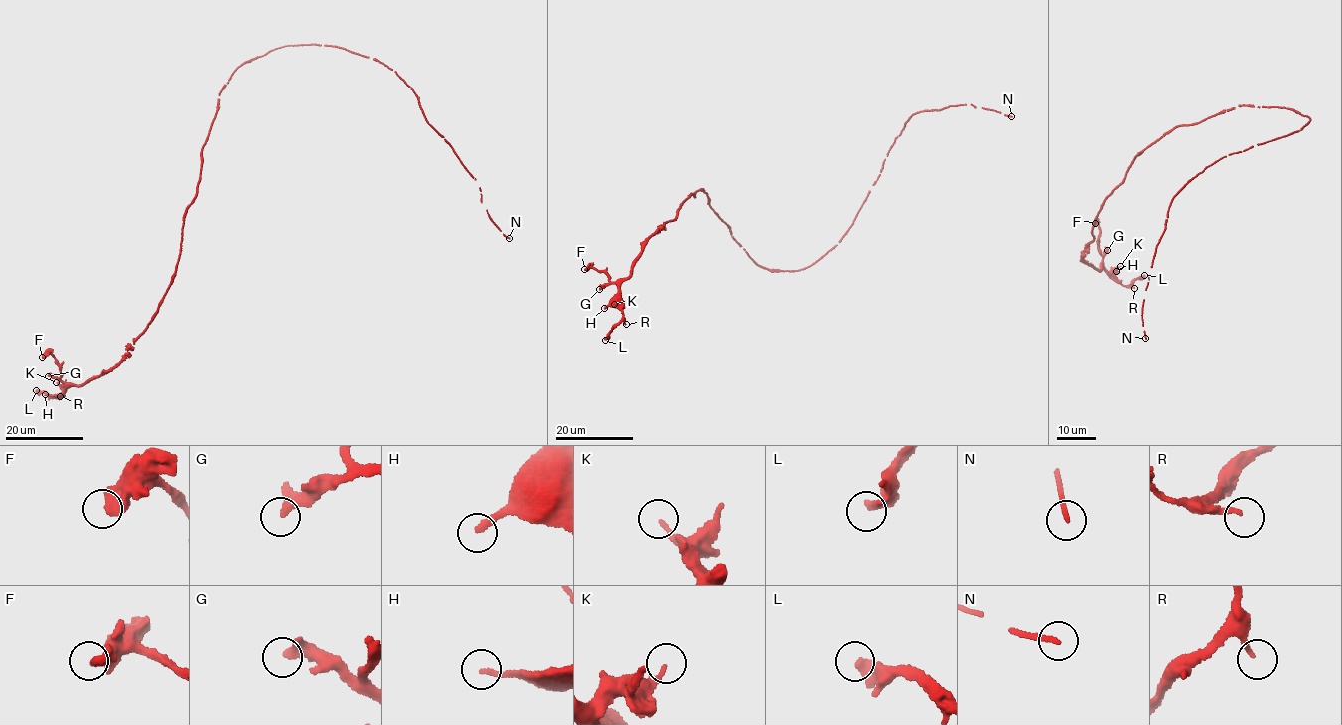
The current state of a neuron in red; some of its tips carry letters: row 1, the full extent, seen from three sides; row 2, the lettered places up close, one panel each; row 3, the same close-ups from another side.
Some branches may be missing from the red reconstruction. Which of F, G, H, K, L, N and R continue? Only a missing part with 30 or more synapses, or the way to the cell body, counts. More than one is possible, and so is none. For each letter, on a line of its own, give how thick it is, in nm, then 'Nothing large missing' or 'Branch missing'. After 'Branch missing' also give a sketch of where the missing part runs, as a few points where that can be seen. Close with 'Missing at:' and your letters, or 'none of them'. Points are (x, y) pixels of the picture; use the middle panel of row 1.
F: Thickness 500 nm. Nothing large missing
G: Thickness 260 nm. Nothing large missing
H: Thickness 220 nm. Branch missing. Course of what is missing: (604, 308), (579, 319), (593, 329), (594, 338)
K: Thickness 190 nm. Nothing large missing
L: Thickness 460 nm. Nothing large missing
N: Thickness 160 nm. Nothing large missing
R: Thickness 170 nm. Nothing large missing
Missing at: H

